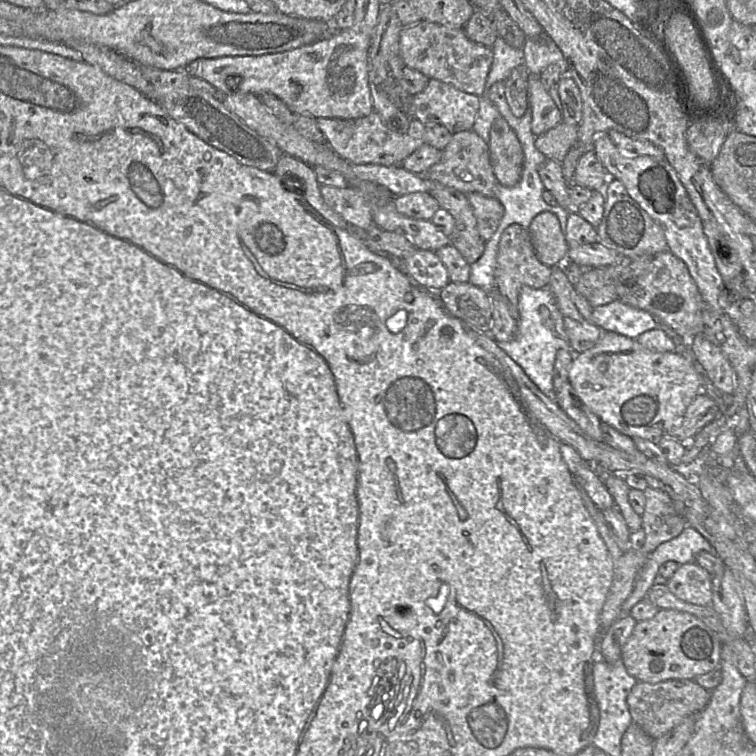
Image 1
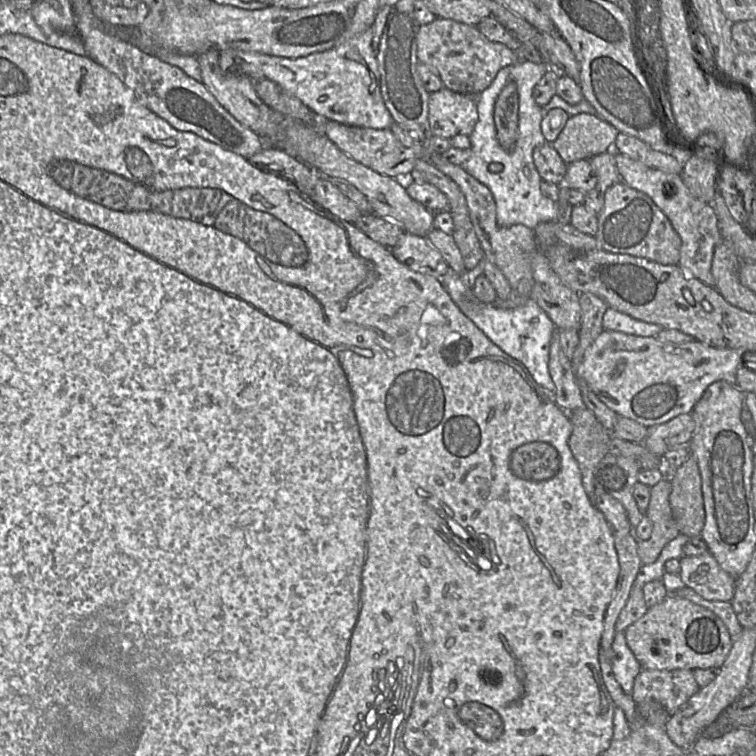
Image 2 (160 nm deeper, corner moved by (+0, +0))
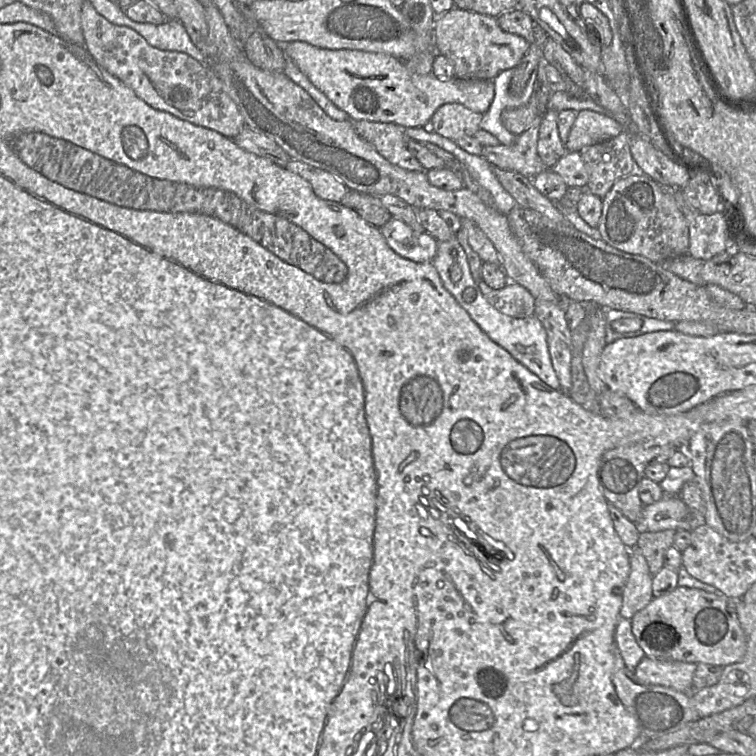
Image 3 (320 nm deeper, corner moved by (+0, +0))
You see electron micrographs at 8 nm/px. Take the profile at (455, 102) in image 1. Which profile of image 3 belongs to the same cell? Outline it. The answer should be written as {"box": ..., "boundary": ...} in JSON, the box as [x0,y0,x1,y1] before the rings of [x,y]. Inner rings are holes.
{"box":[428,103,483,141],"boundary":[[[447,103],[436,110],[428,127],[435,133],[455,141],[464,136],[474,136],[480,129],[482,117],[483,114],[462,104]]]}

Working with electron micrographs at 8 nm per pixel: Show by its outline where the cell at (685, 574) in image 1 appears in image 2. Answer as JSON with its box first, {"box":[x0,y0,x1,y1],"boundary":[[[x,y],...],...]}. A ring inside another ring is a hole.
{"box":[678,551,736,602],"boundary":[[[709,551],[697,556],[682,556],[680,558],[680,570],[678,574],[685,587],[694,590],[706,600],[730,602],[733,598],[736,579],[719,566]]]}

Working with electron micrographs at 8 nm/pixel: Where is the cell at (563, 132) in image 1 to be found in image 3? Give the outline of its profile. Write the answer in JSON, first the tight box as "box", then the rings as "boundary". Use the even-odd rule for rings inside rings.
{"box":[565,110,624,152],"boundary":[[[581,110],[570,130],[565,148],[570,152],[580,152],[586,146],[616,137],[623,131],[624,126],[613,117]]]}

